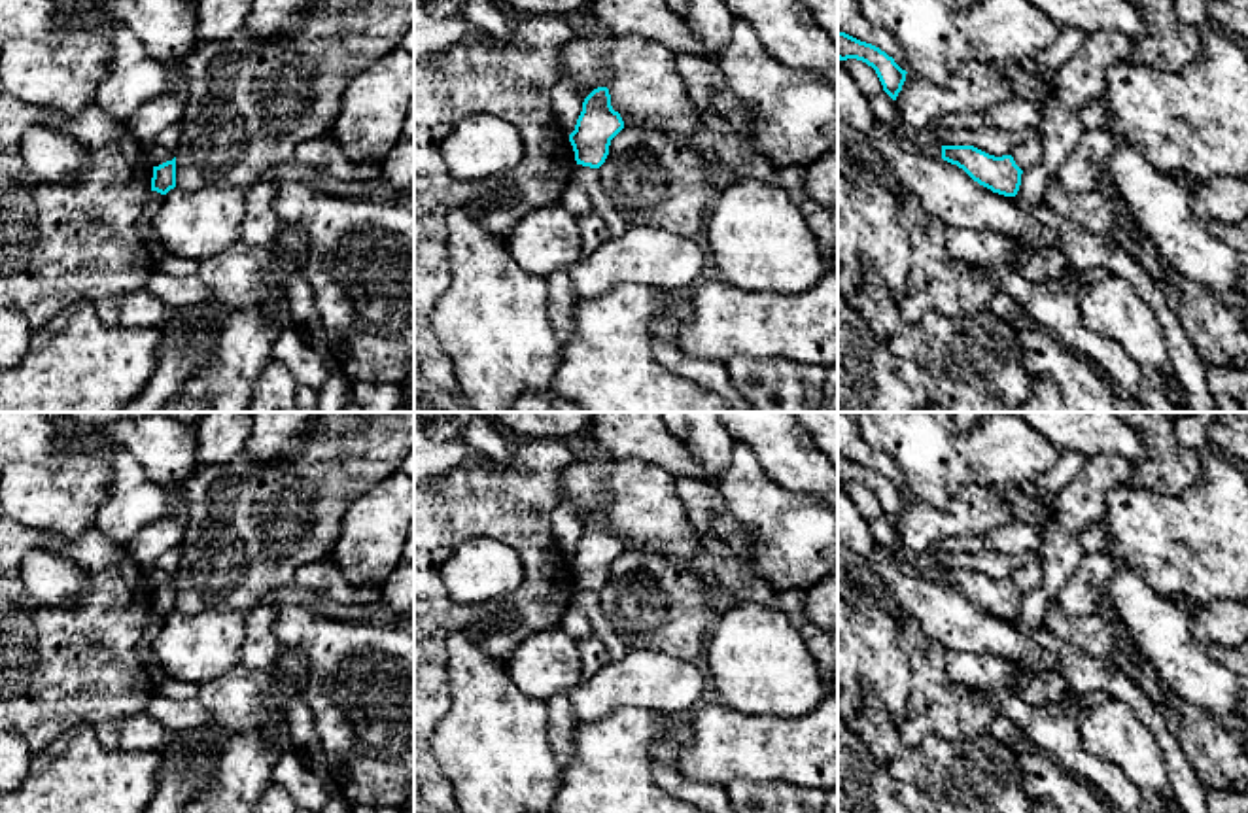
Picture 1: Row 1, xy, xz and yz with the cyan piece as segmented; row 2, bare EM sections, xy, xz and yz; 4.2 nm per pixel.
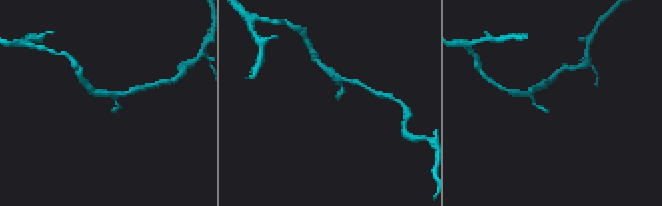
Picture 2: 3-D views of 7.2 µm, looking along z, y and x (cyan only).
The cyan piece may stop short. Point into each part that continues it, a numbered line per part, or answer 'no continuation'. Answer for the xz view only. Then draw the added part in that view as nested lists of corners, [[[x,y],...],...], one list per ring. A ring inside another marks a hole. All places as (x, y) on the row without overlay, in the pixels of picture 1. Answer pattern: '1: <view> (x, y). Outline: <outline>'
no continuation

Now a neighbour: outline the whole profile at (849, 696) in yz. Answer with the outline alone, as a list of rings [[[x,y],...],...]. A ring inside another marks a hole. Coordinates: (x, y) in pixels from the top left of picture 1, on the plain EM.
[[[858,590],[853,599],[838,597],[838,715],[845,720],[862,703],[860,684],[872,686],[894,724],[910,713],[910,669],[896,647],[896,618],[874,596]]]

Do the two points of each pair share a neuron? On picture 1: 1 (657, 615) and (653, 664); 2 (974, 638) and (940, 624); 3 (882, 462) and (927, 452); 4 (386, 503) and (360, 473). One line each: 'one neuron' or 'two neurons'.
1: two neurons
2: one neuron
3: two neurons
4: two neurons

